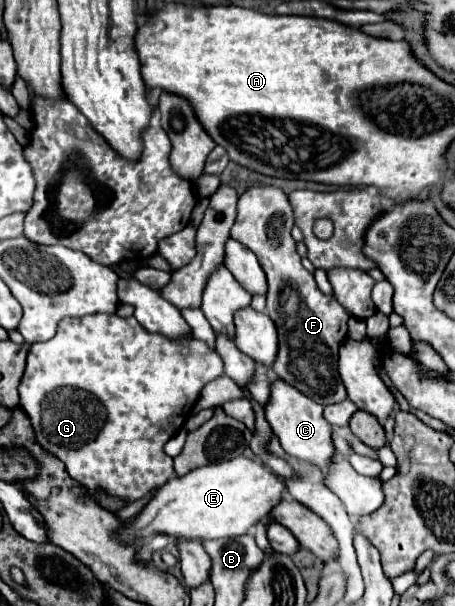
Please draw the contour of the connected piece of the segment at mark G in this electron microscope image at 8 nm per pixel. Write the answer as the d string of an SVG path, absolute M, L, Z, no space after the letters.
M91 314L91 316L83 316L83 318L63 318L59 322L59 326L57 326L57 334L51 340L41 342L41 344L31 344L29 356L27 356L27 366L25 366L25 376L23 376L21 386L19 386L19 394L21 394L21 406L27 412L31 424L35 428L37 440L51 454L59 456L59 460L65 464L67 472L77 482L87 486L91 494L97 488L103 488L105 492L111 492L111 496L127 496L127 500L133 502L133 500L145 496L149 490L157 488L159 484L165 484L169 478L175 476L175 472L173 472L173 458L169 458L163 452L163 444L167 440L171 440L171 436L175 432L179 432L179 428L183 428L183 424L185 424L185 420L189 416L189 410L193 408L193 404L199 398L201 388L207 382L211 382L211 380L215 380L219 376L223 376L223 360L219 358L219 354L211 346L207 346L207 342L197 340L193 334L187 334L181 340L171 340L171 338L167 338L163 334L147 332L135 320L135 316L121 318L117 314Z

